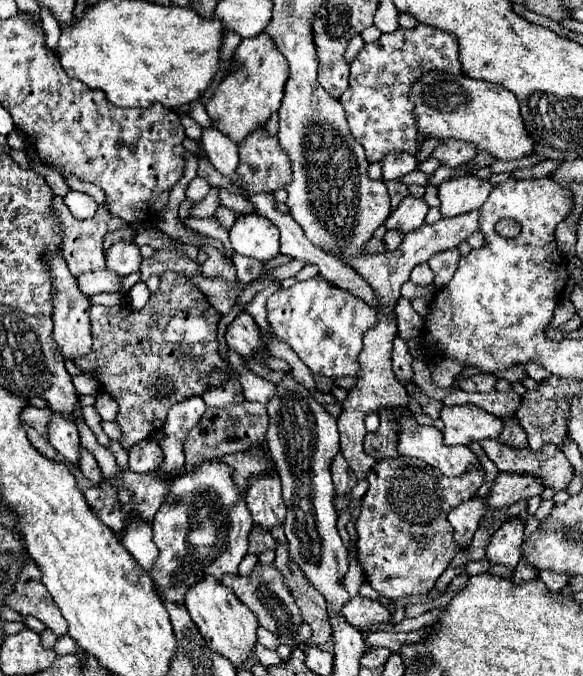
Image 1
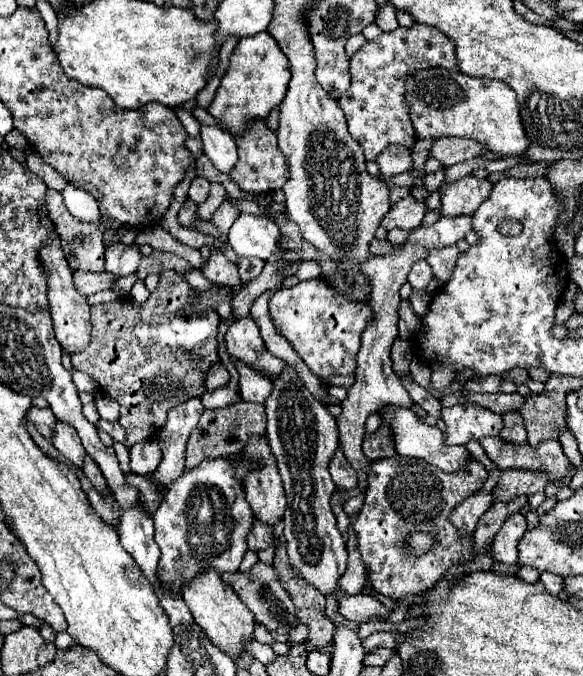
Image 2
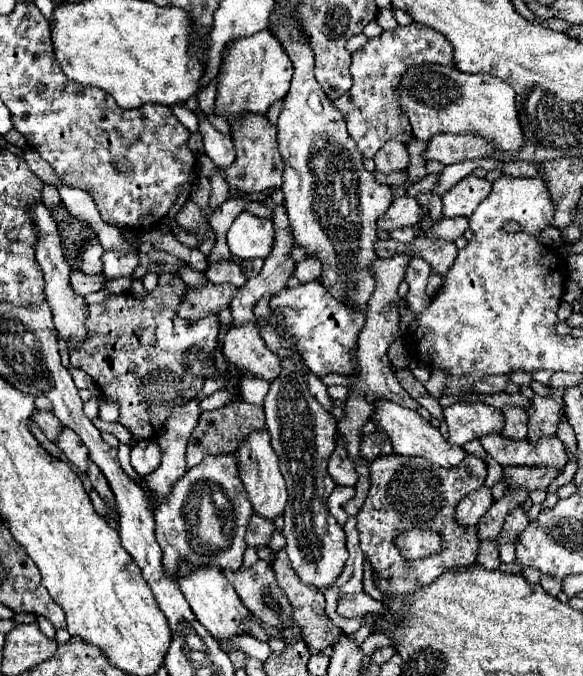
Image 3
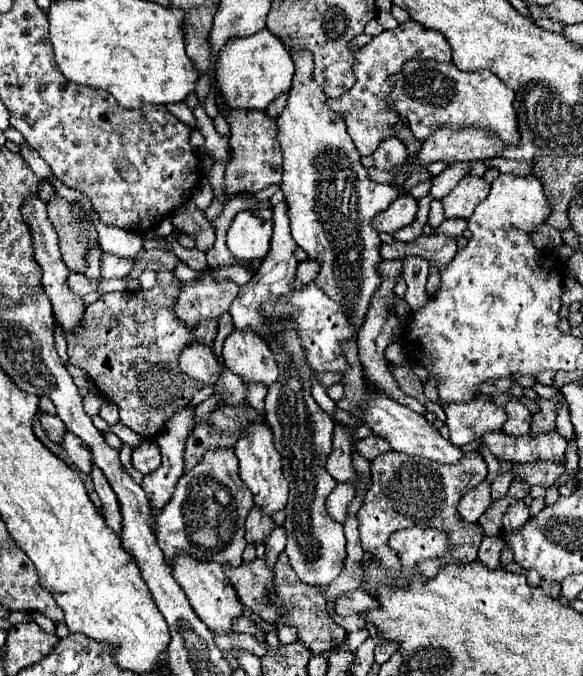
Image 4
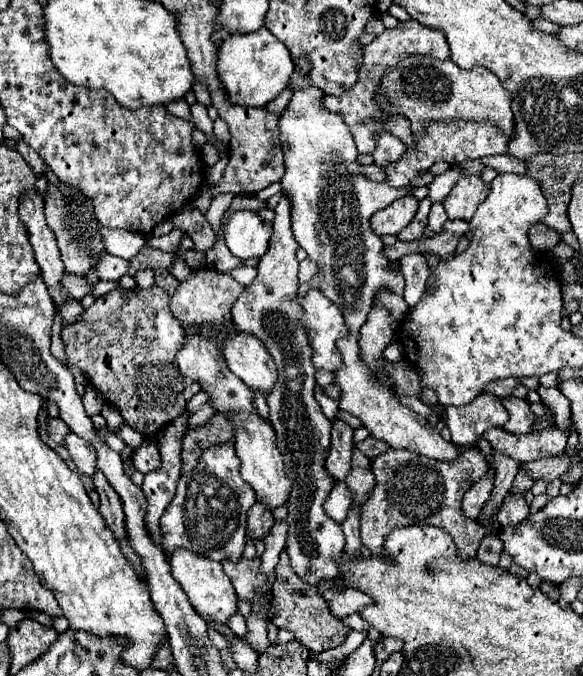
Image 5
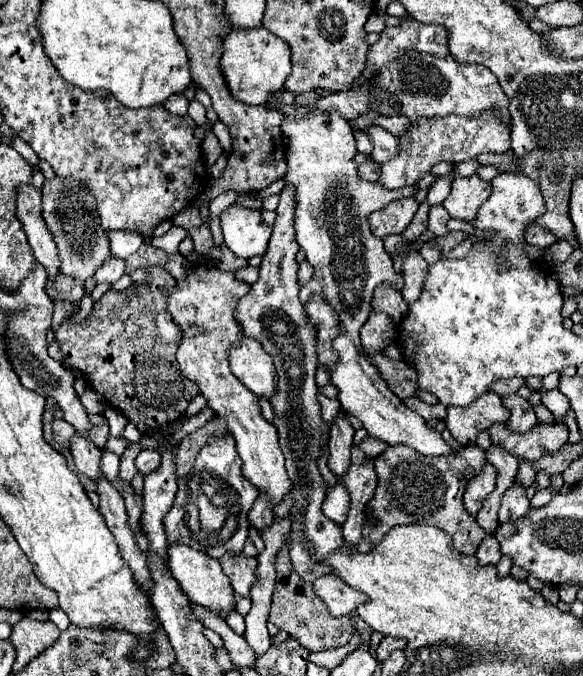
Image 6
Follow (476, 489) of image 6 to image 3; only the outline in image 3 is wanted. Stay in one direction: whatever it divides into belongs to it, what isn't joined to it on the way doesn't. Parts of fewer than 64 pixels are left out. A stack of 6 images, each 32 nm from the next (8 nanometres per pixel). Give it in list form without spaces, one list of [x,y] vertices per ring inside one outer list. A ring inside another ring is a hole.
[[[488,486],[478,488],[476,492],[470,492],[468,496],[464,496],[464,500],[460,500],[460,504],[456,506],[456,520],[462,526],[476,526],[480,516],[490,508],[492,504],[492,494]]]

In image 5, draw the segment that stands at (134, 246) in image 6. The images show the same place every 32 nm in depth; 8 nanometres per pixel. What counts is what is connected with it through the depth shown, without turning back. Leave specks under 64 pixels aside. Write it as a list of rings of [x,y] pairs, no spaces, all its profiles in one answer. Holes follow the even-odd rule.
[[[100,226],[100,234],[104,238],[106,250],[120,258],[132,258],[138,254],[138,250],[146,244],[146,238],[136,232],[116,230],[116,228],[104,228]]]

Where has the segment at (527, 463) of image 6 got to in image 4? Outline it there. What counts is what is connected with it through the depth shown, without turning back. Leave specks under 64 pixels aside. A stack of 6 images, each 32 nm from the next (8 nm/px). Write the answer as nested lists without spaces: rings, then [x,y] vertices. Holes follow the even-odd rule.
[[[514,480],[506,496],[510,496],[510,498],[516,498],[516,500],[518,500],[518,498],[524,498],[524,496],[528,494],[528,490],[530,490],[530,488],[528,488],[528,484],[524,484],[522,480]]]

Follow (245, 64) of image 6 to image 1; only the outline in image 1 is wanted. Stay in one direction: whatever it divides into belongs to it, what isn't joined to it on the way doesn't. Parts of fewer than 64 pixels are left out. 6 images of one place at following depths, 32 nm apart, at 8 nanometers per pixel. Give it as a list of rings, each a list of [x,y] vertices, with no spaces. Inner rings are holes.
[[[264,32],[254,38],[242,38],[234,50],[232,68],[216,88],[212,100],[206,104],[206,112],[214,120],[214,128],[230,136],[234,142],[240,142],[254,128],[264,126],[270,114],[280,108],[286,82],[288,62],[270,38]]]

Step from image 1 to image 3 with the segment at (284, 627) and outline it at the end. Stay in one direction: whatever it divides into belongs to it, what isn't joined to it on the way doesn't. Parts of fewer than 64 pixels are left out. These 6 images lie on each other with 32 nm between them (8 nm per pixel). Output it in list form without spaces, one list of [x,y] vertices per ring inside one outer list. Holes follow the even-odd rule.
[[[258,560],[250,568],[238,568],[236,572],[228,570],[224,576],[232,582],[244,606],[264,624],[278,630],[292,626],[292,608],[276,584],[274,570],[264,560]]]

